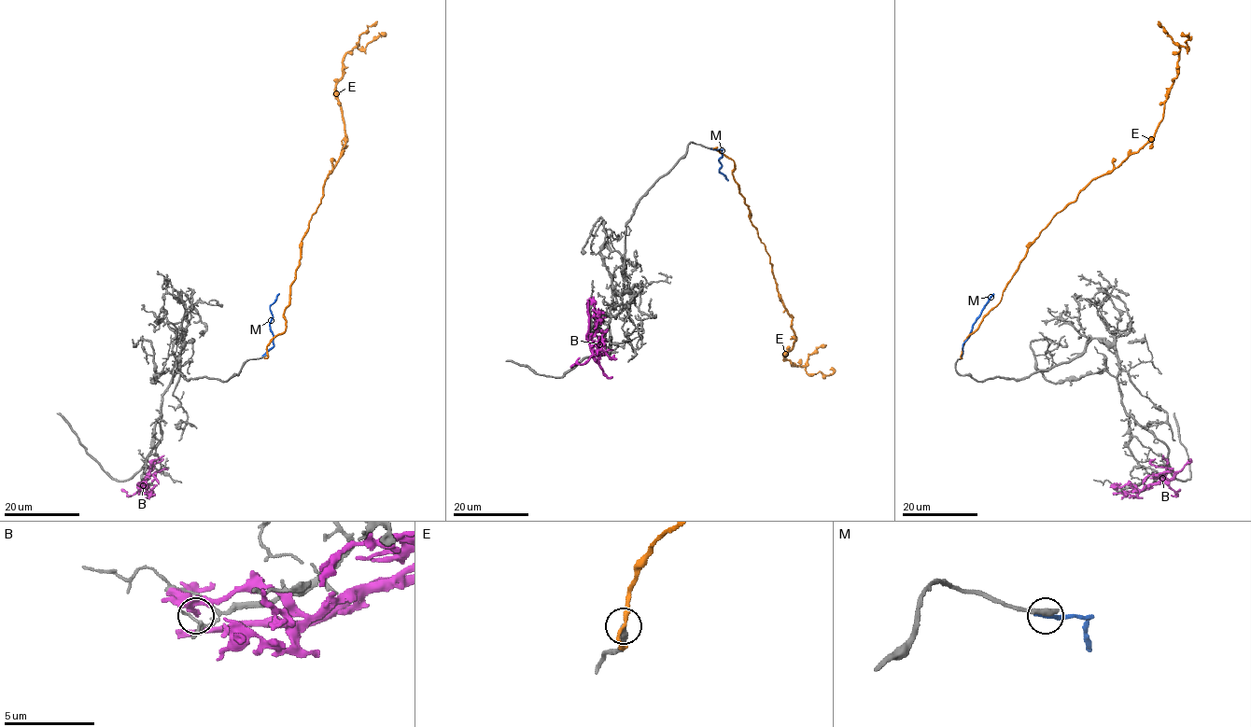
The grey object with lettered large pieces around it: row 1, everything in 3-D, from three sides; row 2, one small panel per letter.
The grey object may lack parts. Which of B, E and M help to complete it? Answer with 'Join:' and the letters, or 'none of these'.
Join: none of these

